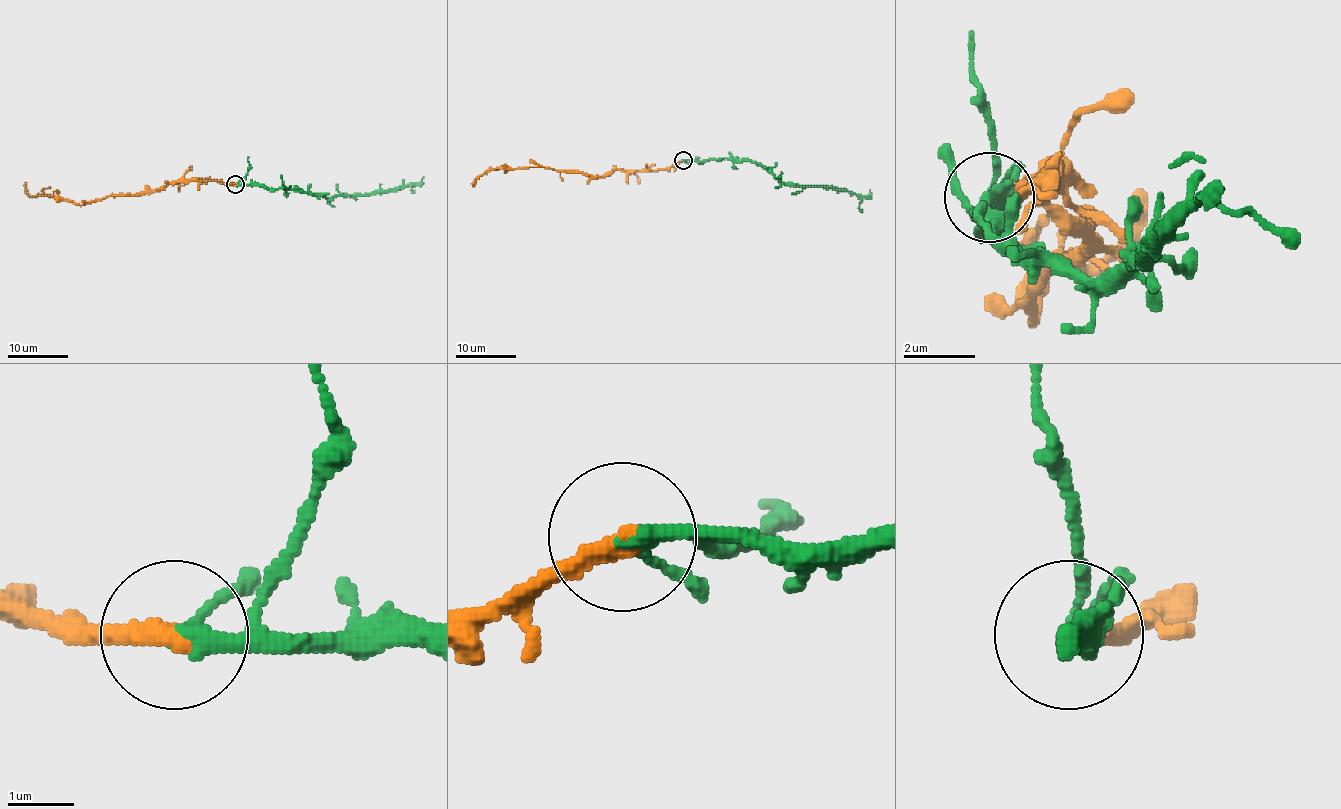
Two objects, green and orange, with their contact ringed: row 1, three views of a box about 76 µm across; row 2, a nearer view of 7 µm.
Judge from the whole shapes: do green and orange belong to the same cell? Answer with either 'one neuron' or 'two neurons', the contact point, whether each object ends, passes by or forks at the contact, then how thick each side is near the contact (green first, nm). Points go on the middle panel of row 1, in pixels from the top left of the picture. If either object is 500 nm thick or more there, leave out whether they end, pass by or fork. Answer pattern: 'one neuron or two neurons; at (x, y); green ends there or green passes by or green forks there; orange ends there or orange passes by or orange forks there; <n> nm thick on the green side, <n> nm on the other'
one neuron; at (683, 160); green passes by; orange ends there; 240 nm thick on the green side, 360 nm on the other

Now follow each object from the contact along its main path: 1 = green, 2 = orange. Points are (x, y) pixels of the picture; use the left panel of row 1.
1: (235, 184), (310, 191), (334, 197), (396, 191), (422, 179)
2: (235, 184), (183, 179), (154, 190), (109, 196), (76, 205), (67, 200), (31, 196), (25, 182)

